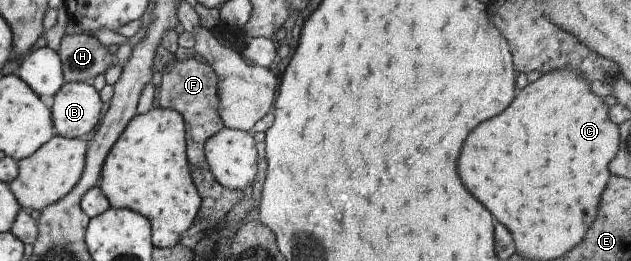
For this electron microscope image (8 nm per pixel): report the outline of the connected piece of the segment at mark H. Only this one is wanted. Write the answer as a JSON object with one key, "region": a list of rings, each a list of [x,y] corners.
{"region":[[[85,33],[64,34],[56,51],[65,83],[84,83],[115,63],[103,45]]]}

